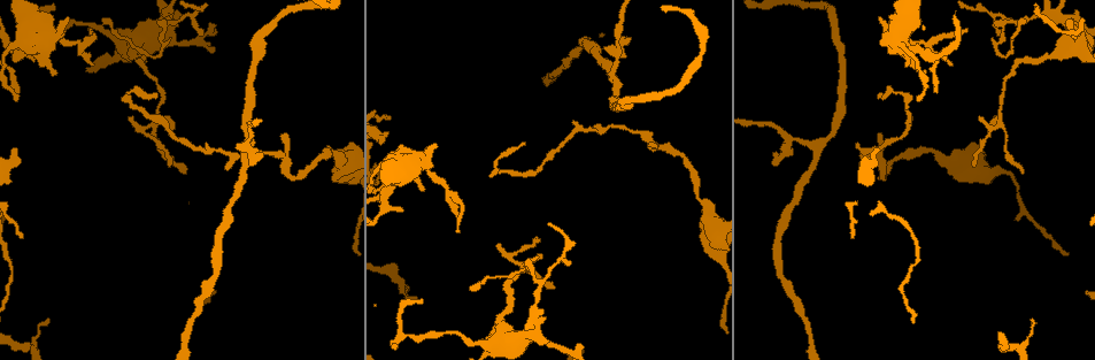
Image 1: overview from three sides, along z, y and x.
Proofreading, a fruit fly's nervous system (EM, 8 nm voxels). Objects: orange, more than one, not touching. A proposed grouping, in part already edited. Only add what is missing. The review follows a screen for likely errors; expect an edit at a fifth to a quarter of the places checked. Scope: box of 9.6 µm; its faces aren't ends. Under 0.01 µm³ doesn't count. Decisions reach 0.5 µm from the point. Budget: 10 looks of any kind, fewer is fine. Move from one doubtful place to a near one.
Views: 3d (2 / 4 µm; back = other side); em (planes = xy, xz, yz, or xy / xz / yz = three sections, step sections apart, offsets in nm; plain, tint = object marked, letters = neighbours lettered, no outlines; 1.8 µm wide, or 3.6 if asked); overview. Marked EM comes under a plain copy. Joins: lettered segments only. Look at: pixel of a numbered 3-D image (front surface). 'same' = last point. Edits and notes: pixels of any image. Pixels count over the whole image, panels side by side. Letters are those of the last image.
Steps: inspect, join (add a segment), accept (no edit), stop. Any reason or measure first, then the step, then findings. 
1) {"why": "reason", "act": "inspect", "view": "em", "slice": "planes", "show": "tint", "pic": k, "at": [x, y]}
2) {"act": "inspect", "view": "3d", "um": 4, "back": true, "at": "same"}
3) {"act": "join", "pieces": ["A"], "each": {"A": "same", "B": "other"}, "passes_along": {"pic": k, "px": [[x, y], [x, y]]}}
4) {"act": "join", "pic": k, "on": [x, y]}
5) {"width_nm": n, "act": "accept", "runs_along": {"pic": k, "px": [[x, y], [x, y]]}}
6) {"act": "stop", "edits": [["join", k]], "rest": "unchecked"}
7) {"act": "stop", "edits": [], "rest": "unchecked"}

{"why": "sudden change in width", "act": "inspect", "view": "em", "slice": "xz", "step": 16, "show": "letters", "pic": 1, "at": [176, 42]}

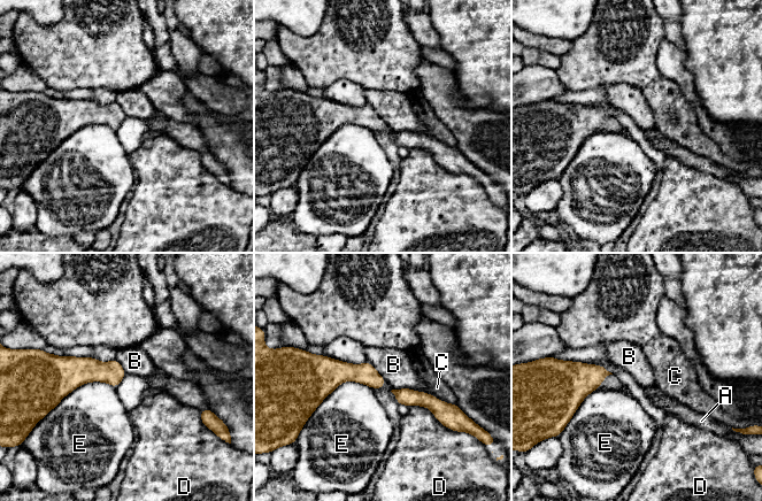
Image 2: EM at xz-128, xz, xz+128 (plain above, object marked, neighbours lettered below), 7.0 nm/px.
{"act": "accept", "each": {"A": "other", "B": "other", "C": "other", "D": "other", "E": "other"}, "border": {"pic": 2, "px": [[392, 388], [413, 388], [429, 394]]}, "found": "none of them fits"}

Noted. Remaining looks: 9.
{"why": "a narrow waist", "act": "inspect", "view": "3d", "um": 4, "pic": 1, "at": [83, 24]}

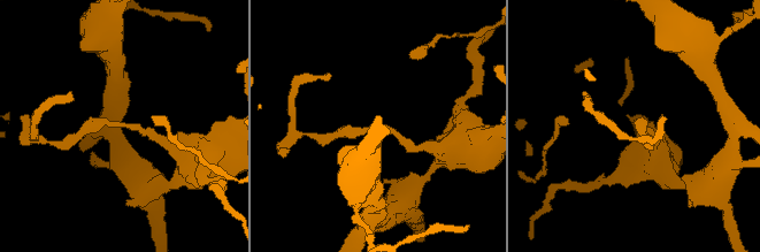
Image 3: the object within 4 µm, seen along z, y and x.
{"arm_widths_nm": [160, 200], "why": "shape alone is not enough", "act": "inspect", "view": "em", "slice": "planes", "show": "tint", "pic": 3, "at": [125, 126]}

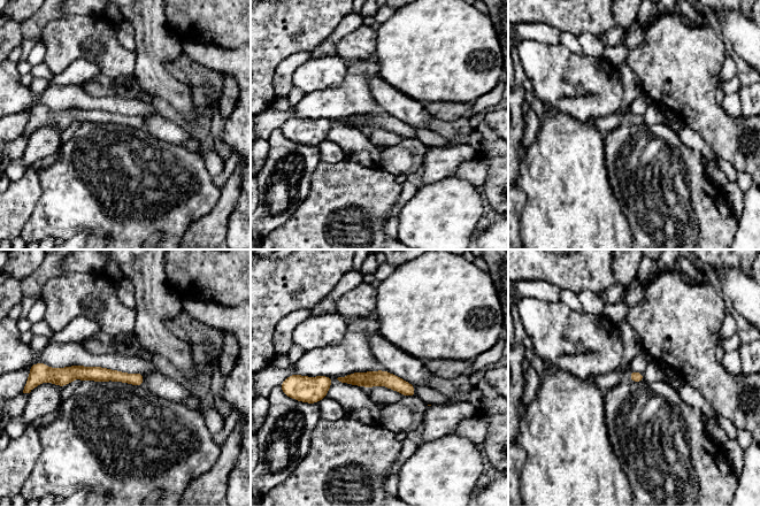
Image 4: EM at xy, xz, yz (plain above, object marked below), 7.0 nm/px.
{"why": "what lies round it", "act": "inspect", "view": "em", "slice": "planes", "show": "letters", "at": "same"}

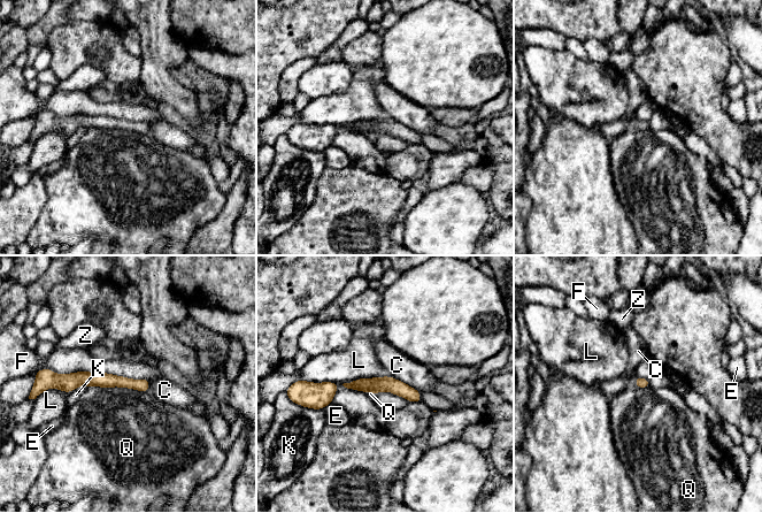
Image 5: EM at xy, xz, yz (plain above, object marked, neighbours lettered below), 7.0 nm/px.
{"longest_contact_nm": ["Q", 400], "act": "accept", "each": {"C": "other", "E": "other", "F": "other", "K": "other", "L": "other", "Q": "other", "Z": "other"}, "runs_along": {"pic": 5, "px": [[59, 378], [107, 380], [146, 385]]}, "found": "no lettered segment goes on from it"}

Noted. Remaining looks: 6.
{"why": "four or more arms meet", "act": "inspect", "view": "3d", "um": 4, "back": true, "pic": 1, "at": [34, 47]}

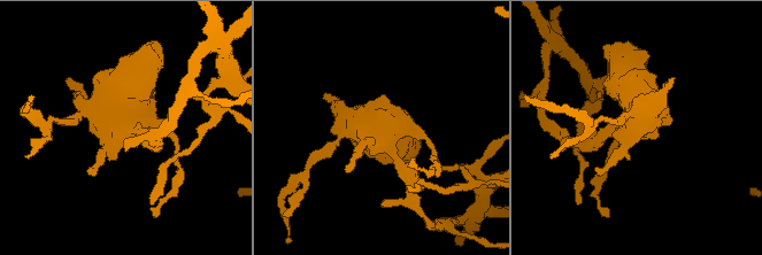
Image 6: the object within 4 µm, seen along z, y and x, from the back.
{"why": "shape alone is not enough", "act": "inspect", "view": "em", "um": 3.6, "slice": "planes", "show": "letters", "pic": 6, "at": [383, 138]}

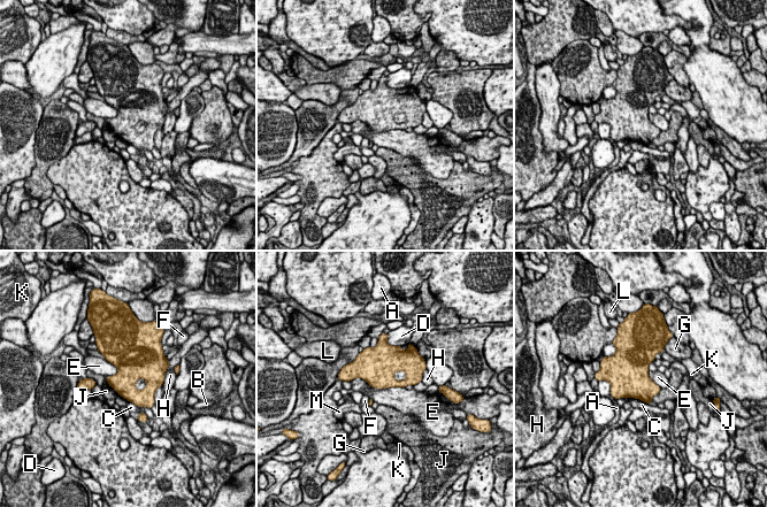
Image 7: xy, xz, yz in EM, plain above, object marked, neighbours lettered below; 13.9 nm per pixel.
{"act": "accept", "each": {"A": "other", "B": "other", "C": "other", "D": "other", "E": "other", "F": "other", "G": "other", "H": "other", "J": "other", "K": "other", "L": "other", "M": "other"}, "border": {"pic": 7, "px": [[368, 383], [380, 389], [404, 388]]}, "found": "no lettered segment goes on from it"}

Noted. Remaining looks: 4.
{"why": "tapers out", "act": "inspect", "view": "em", "slice": "planes", "show": "letters", "pic": 1, "at": [652, 144]}

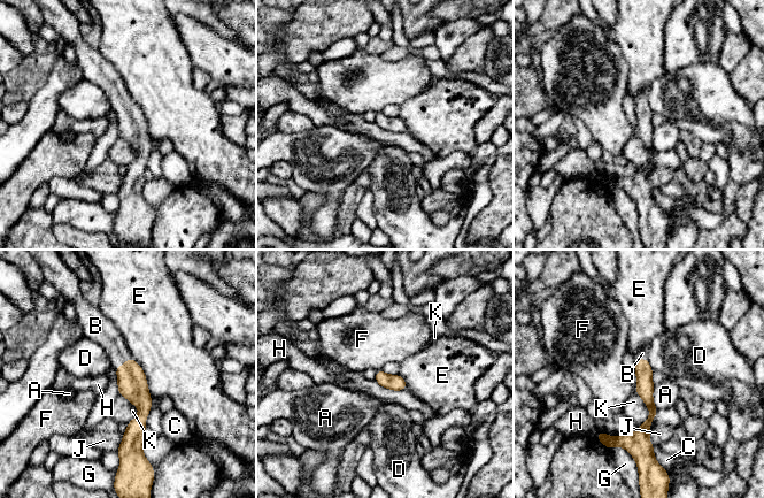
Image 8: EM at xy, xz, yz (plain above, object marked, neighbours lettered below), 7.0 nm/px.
{"act": "join", "pieces": ["B"], "each": {"A": "other", "B": "same", "C": "other", "D": "other", "E": "other", "F": "other", "G": "other", "H": "other", "J": "other", "K": "other"}, "found": "the neuron continues"}

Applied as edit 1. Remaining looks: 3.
{"act": "stop", "edits": [["join", 8]], "rest": "unchecked"}

